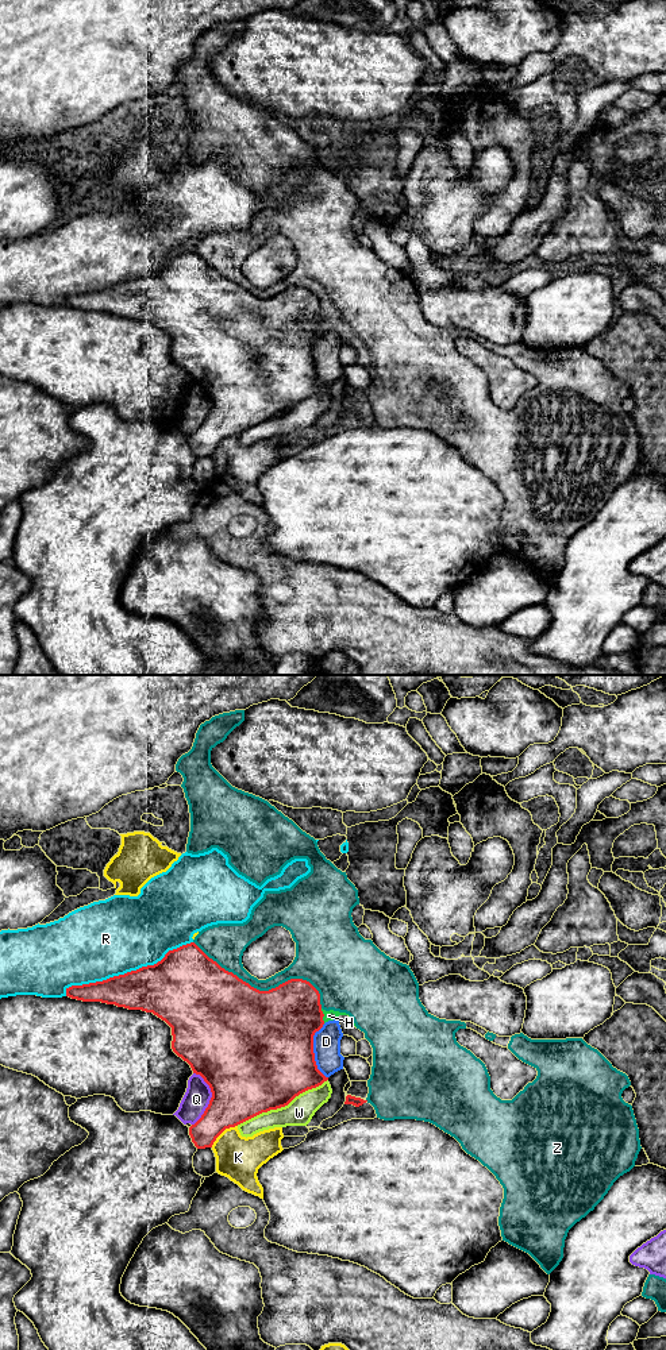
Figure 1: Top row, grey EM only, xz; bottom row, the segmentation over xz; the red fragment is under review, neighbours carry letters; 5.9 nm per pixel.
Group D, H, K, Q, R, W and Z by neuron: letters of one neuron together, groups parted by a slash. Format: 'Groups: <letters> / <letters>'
Groups: D / H Z / K / Q / R / W

